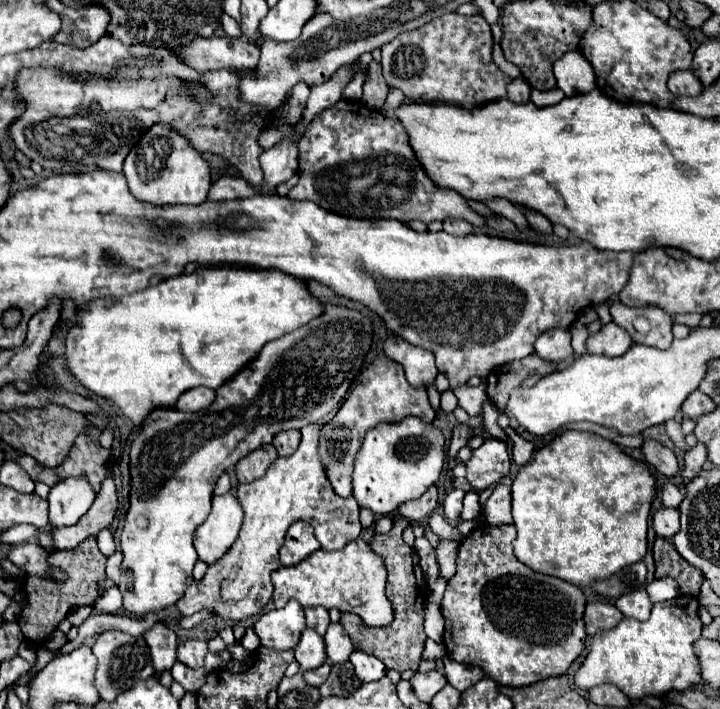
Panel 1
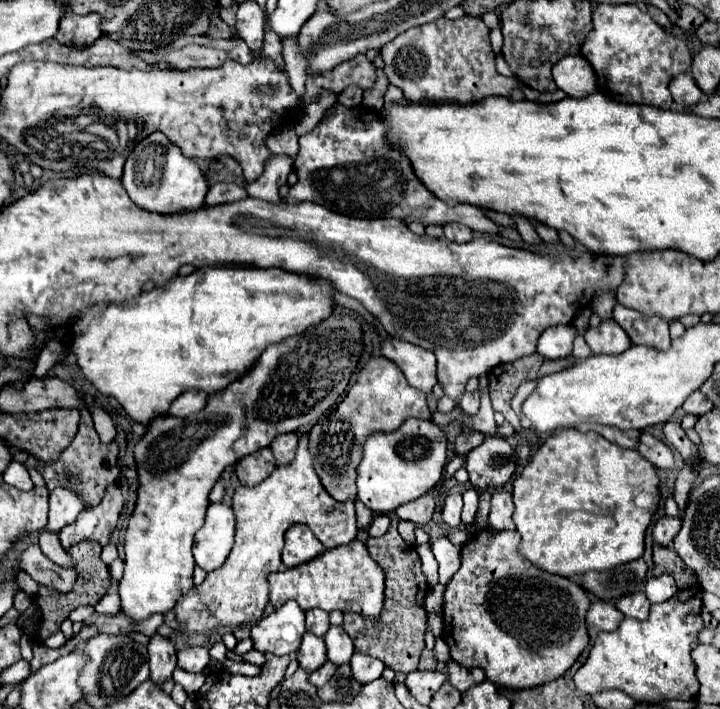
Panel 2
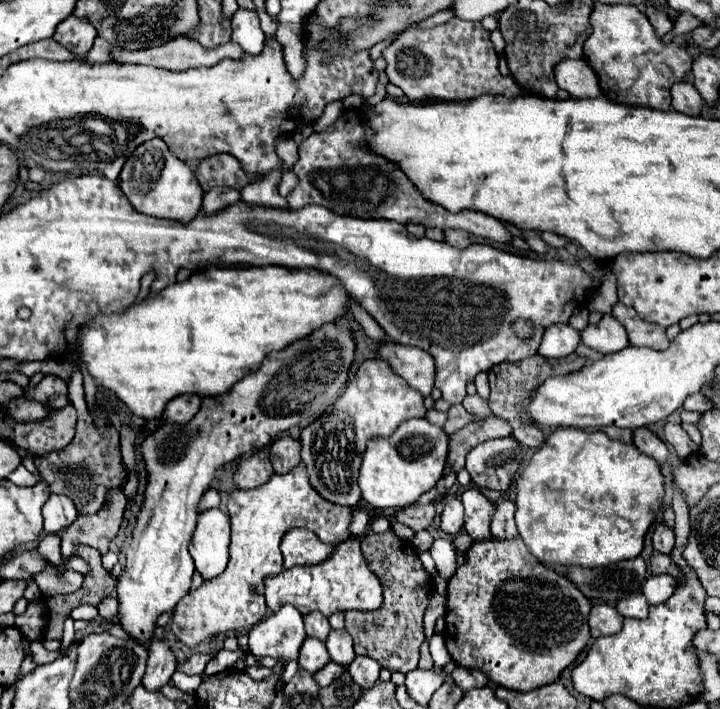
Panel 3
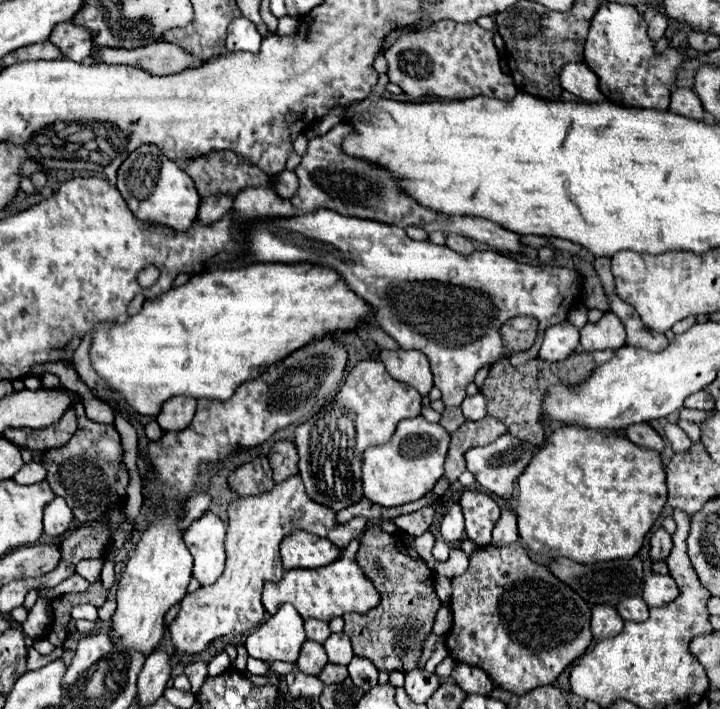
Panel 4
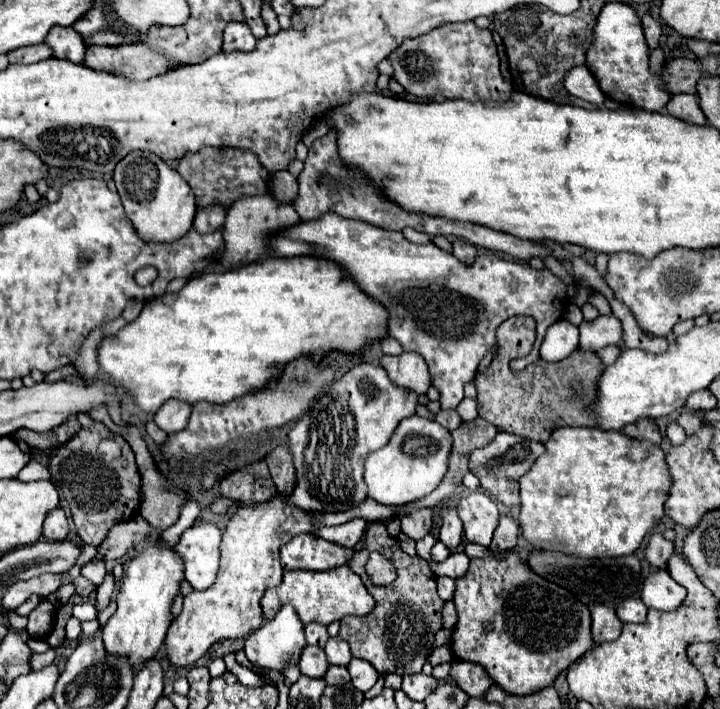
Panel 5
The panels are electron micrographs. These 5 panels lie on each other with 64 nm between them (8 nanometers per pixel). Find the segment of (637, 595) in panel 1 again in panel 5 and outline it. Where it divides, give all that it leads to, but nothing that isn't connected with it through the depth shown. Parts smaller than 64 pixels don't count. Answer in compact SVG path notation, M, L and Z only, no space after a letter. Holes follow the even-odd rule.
M626 598L624 602L620 602L616 606L616 616L626 624L626 622L634 622L634 624L640 624L646 620L646 612L648 608L644 606L642 600L638 598Z

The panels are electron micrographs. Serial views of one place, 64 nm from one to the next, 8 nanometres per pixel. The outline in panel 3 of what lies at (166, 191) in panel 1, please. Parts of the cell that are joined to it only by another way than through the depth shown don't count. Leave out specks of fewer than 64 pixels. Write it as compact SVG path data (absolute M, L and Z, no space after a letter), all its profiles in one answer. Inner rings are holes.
M152 140L134 150L134 154L126 160L118 186L134 206L136 212L146 216L176 220L176 222L190 222L202 208L202 188L196 184L194 172L176 156L172 156L162 140Z

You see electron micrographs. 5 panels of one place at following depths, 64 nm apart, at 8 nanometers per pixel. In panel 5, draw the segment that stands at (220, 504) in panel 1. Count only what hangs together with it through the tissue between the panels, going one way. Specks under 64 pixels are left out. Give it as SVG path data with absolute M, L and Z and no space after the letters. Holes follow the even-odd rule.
M204 522L184 530L176 542L176 552L184 562L184 580L194 590L206 590L214 584L220 562L222 530L216 524Z

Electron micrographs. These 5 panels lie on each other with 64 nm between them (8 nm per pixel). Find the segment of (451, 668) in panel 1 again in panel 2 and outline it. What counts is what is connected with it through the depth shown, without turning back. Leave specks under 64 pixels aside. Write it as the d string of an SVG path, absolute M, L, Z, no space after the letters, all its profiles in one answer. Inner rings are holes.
M448 662L448 678L450 678L450 684L460 692L466 692L470 686L476 686L486 680L480 668L464 668L456 662Z

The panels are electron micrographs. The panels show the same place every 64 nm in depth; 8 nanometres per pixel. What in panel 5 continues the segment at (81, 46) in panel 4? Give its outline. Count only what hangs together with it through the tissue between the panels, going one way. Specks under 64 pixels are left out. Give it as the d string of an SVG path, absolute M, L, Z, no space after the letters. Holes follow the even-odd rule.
M50 28L48 36L44 38L44 44L50 46L54 58L66 58L74 64L80 64L86 52L84 40L74 32L74 28Z

